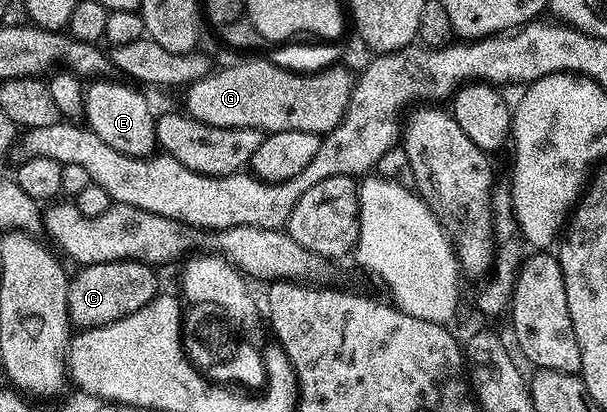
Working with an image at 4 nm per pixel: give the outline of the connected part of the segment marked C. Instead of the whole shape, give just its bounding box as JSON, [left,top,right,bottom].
[67,260,159,329]

